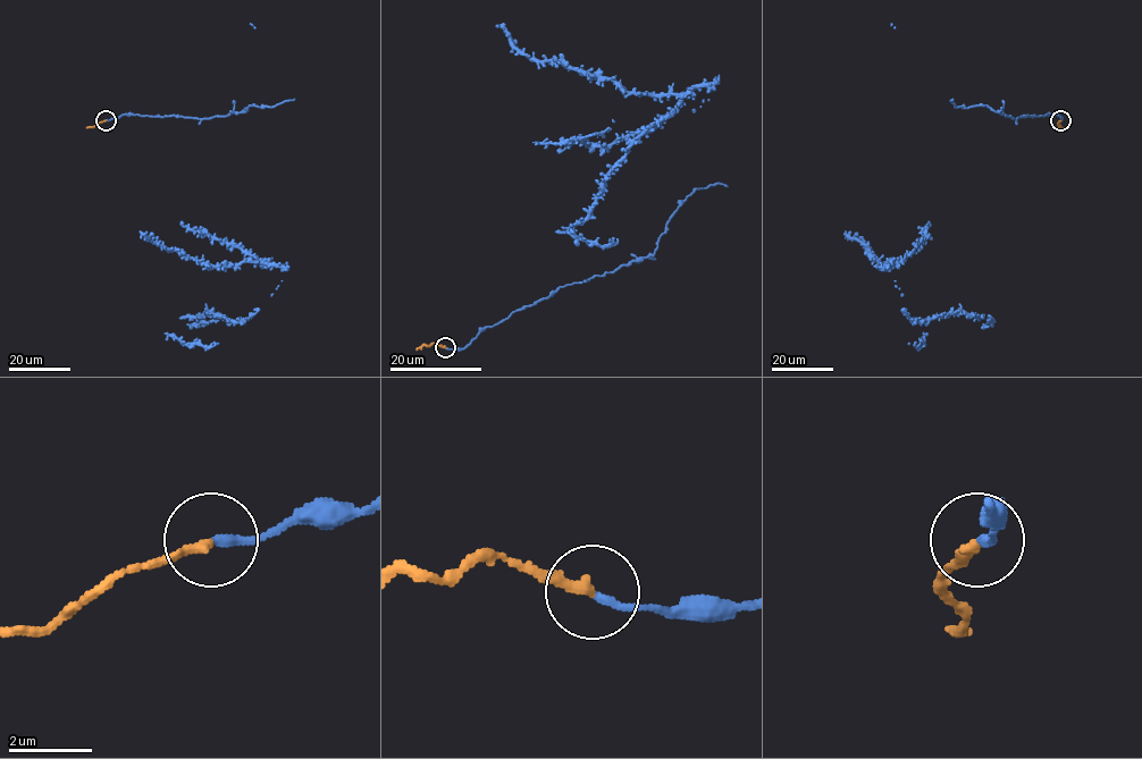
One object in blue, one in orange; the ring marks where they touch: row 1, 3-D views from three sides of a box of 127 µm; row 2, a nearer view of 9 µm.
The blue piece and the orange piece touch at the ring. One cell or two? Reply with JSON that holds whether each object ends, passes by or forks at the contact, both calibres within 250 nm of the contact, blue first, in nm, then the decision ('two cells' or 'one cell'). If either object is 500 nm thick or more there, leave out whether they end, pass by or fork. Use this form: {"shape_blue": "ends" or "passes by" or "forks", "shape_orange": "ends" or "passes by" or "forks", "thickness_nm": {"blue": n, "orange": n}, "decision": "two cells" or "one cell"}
{"shape_blue": "ends", "shape_orange": "ends", "thickness_nm": {"blue": 200, "orange": 260}, "decision": "two cells"}

